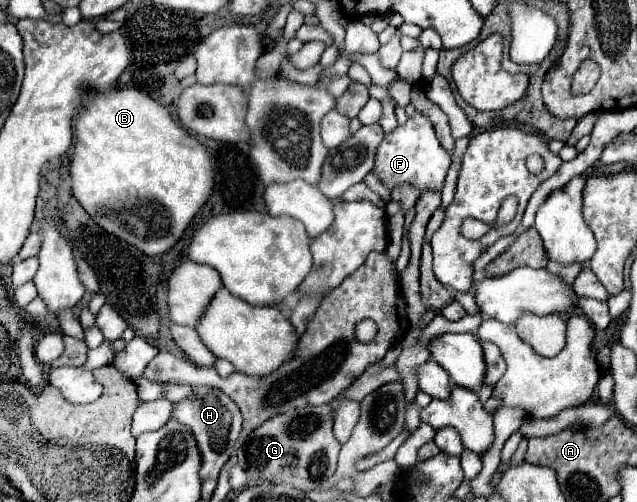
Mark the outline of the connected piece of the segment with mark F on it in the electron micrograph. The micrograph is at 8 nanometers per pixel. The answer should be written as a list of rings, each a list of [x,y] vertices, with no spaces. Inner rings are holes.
[[[415,113],[407,119],[405,125],[397,125],[391,133],[385,133],[383,141],[377,147],[371,173],[375,173],[379,181],[391,191],[397,185],[411,185],[419,191],[441,191],[449,165],[449,155],[445,153],[445,149],[441,149],[441,143],[435,137],[433,123],[421,113]]]

